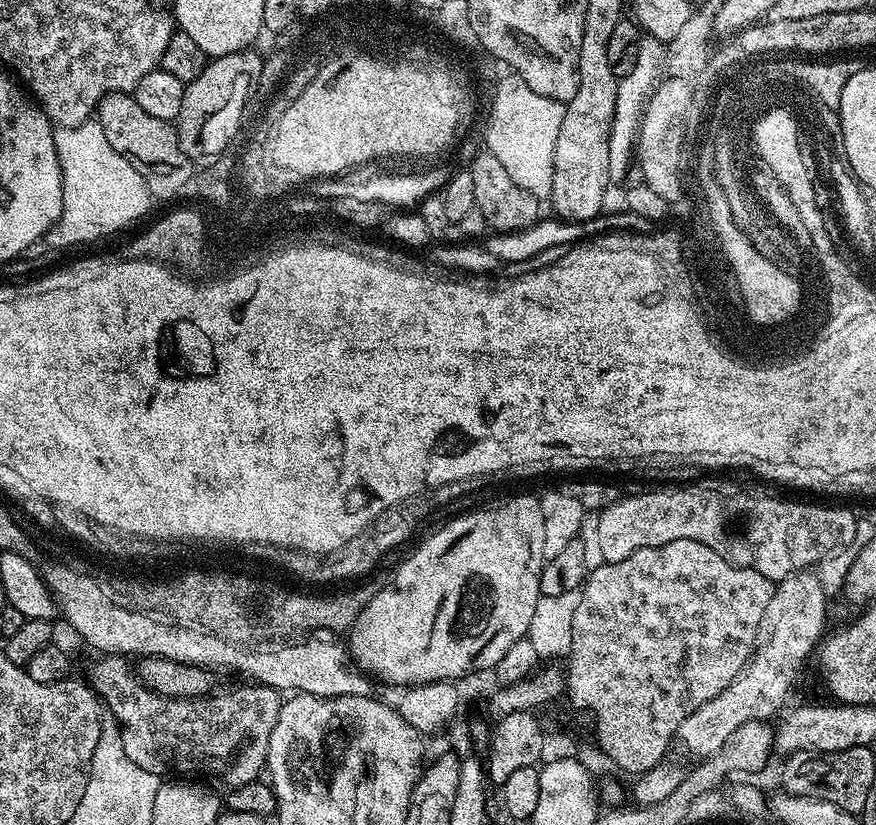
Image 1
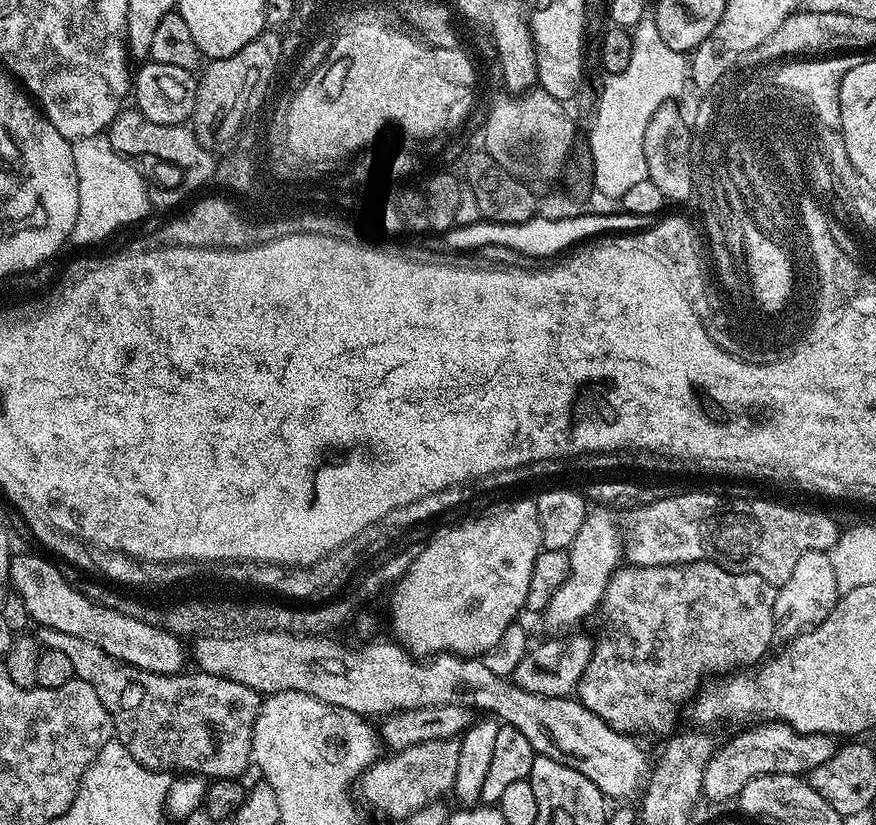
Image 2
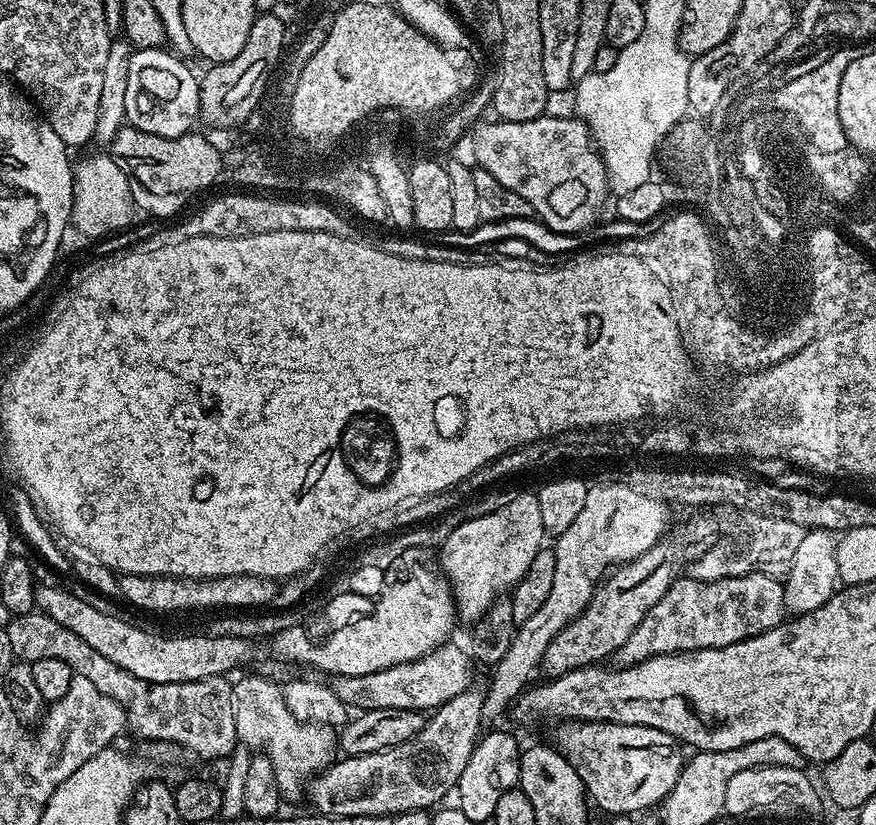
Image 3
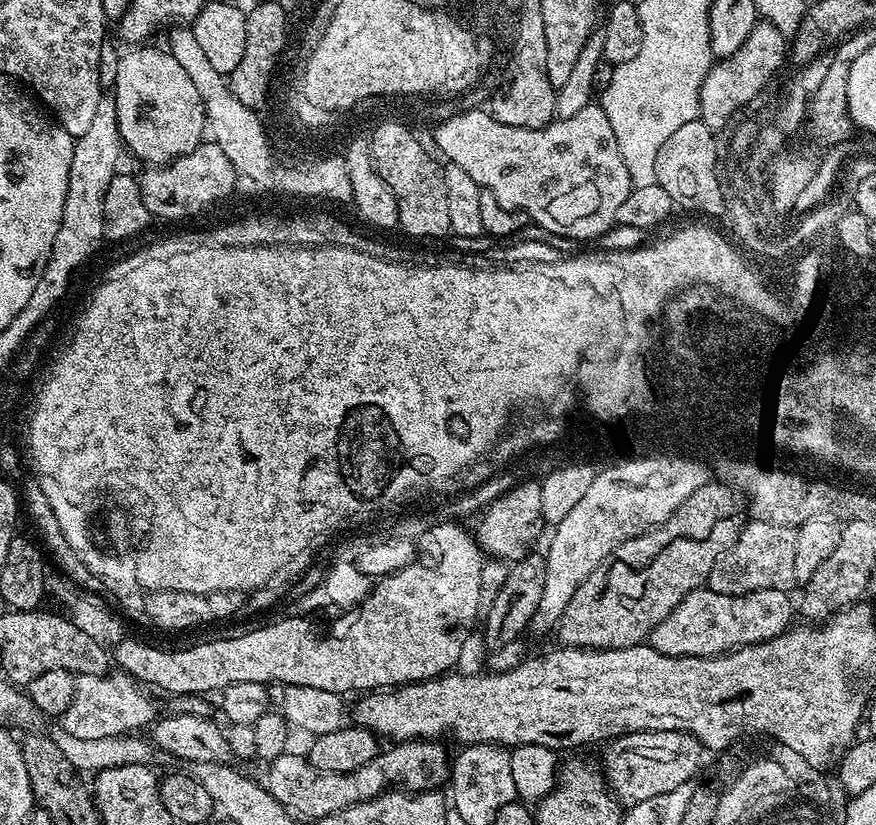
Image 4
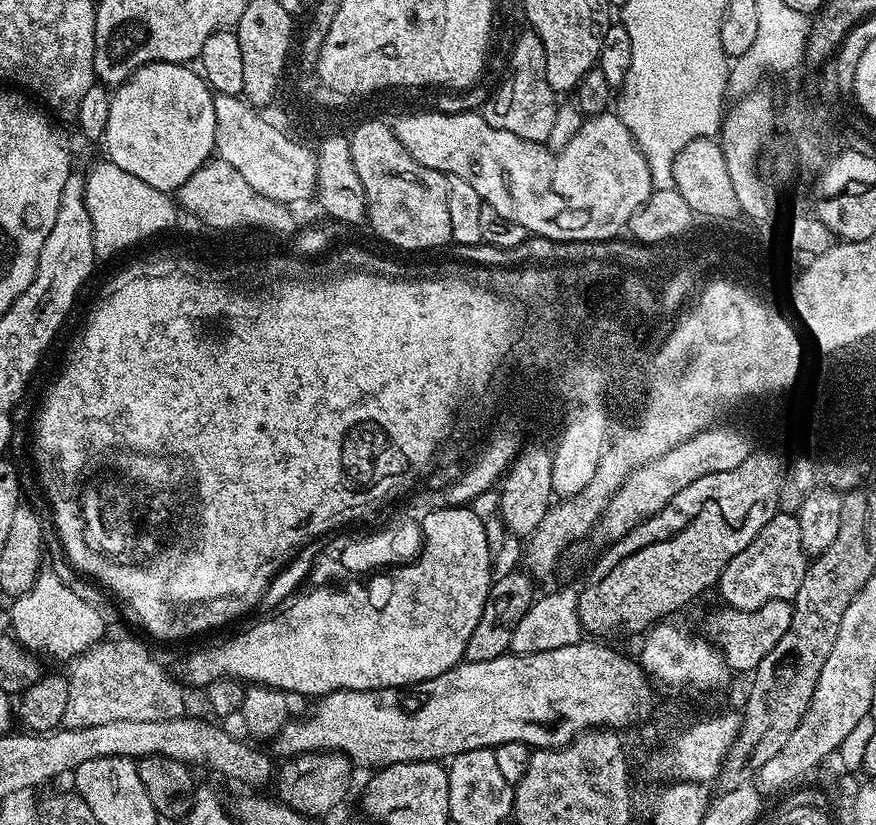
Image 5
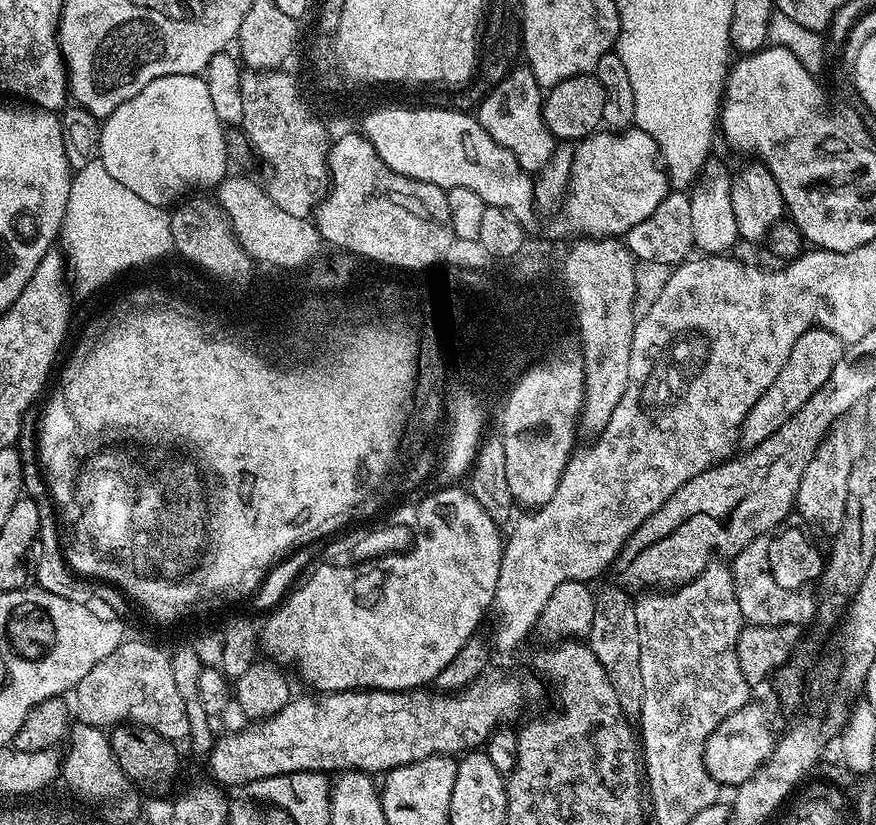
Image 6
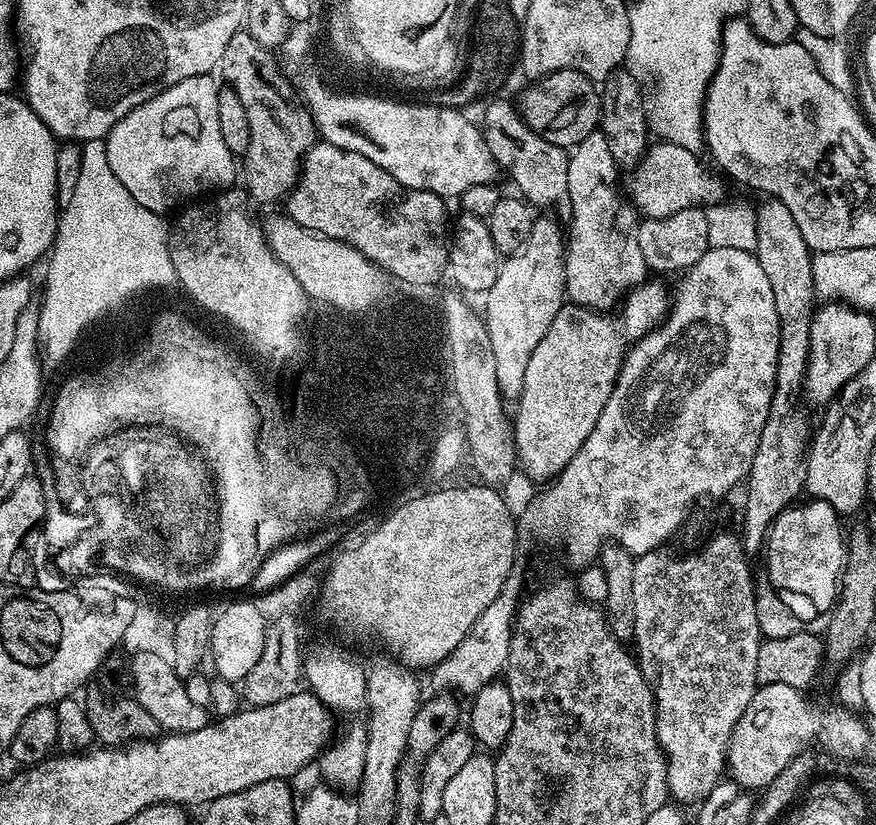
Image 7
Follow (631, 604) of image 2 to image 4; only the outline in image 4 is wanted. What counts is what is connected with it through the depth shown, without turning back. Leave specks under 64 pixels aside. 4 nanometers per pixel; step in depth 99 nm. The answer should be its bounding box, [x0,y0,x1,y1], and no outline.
[650,586,794,656]

